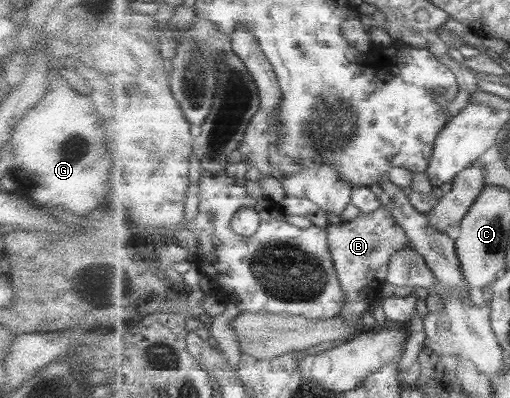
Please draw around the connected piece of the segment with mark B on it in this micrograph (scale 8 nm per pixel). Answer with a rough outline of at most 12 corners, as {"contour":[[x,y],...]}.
{"contour":[[389,207],[330,226],[350,325],[371,312],[409,244]]}

